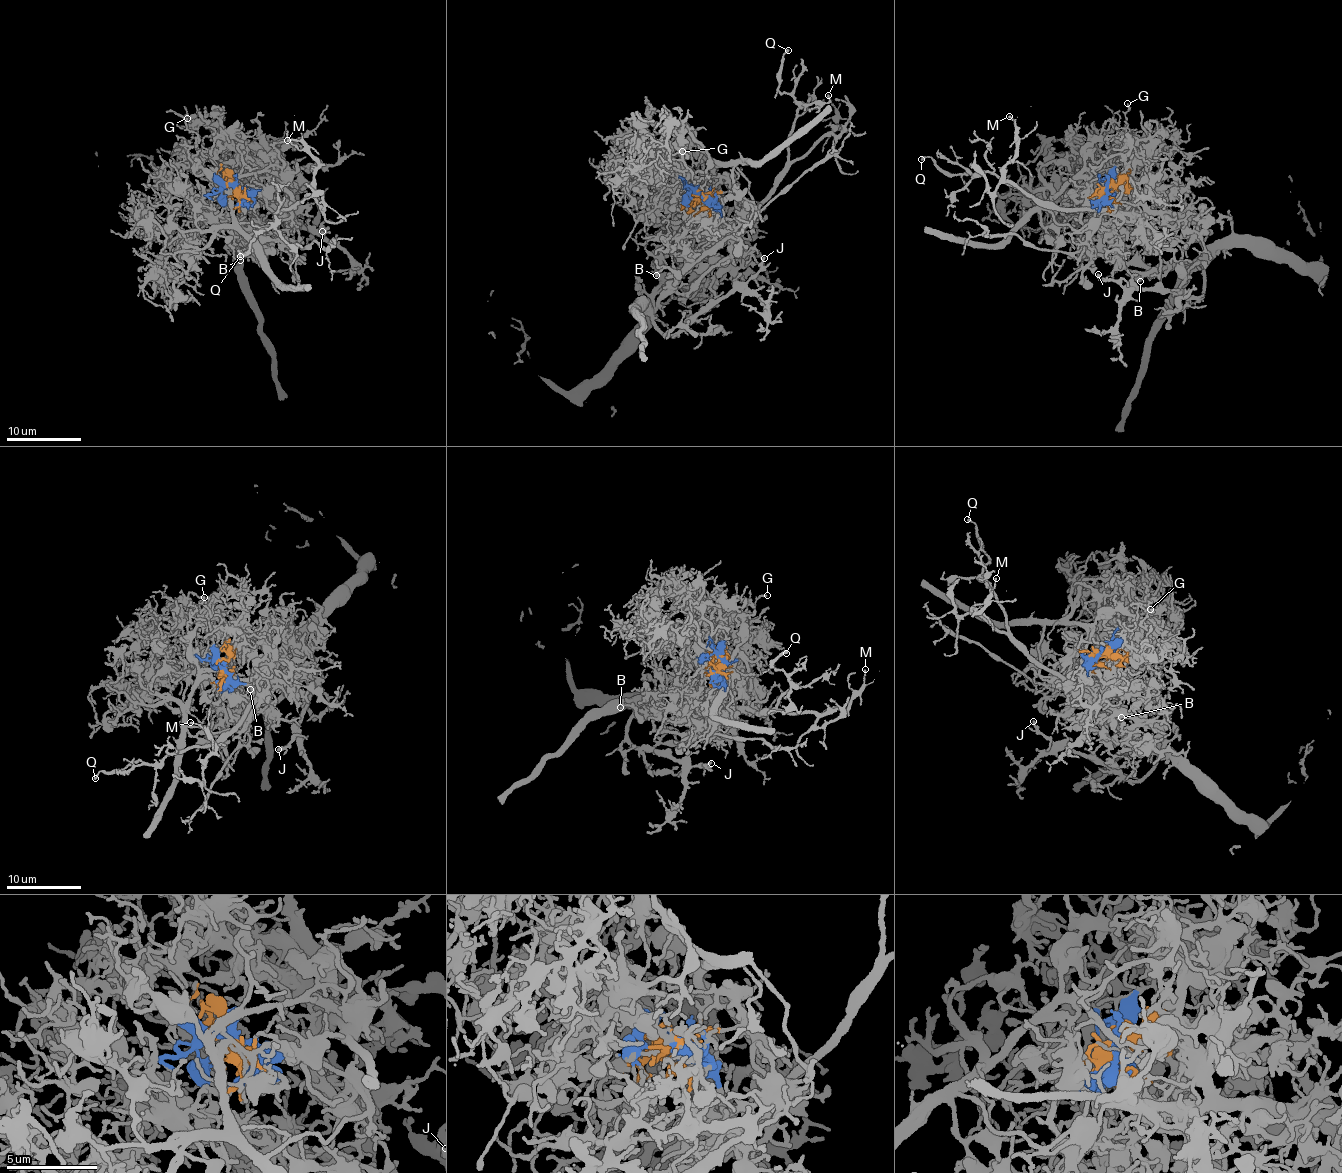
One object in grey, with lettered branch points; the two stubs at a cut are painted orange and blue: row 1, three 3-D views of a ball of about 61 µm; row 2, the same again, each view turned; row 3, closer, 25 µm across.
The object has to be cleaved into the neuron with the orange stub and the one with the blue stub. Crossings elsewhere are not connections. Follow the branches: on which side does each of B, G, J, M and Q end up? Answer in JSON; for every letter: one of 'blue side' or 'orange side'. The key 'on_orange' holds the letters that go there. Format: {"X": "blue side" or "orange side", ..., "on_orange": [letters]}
{"B": "blue side", "G": "orange side", "J": "blue side", "M": "blue side", "Q": "blue side", "on_orange": ["G"]}

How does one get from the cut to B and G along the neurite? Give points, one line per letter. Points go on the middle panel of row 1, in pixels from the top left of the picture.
B: (702, 195), (714, 209), (715, 230), (731, 234), (677, 277), (677, 273), (671, 269), (655, 274)
G: (700, 194), (691, 205), (673, 205), (675, 185), (691, 172), (678, 157), (682, 151)

